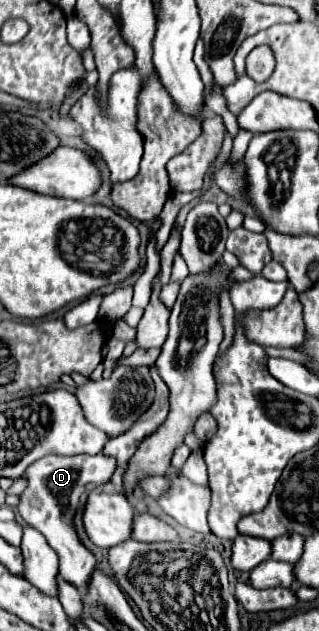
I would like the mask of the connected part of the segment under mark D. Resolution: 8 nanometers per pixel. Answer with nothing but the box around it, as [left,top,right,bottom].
[18,454,116,590]

